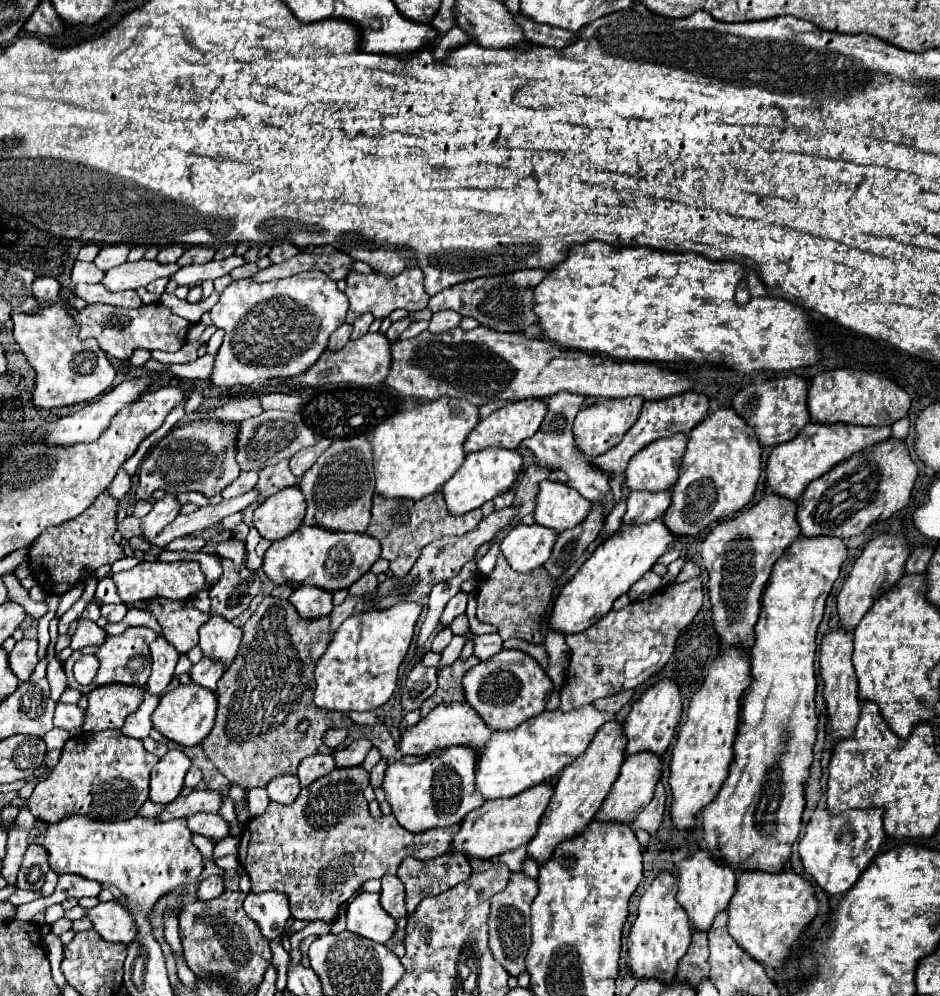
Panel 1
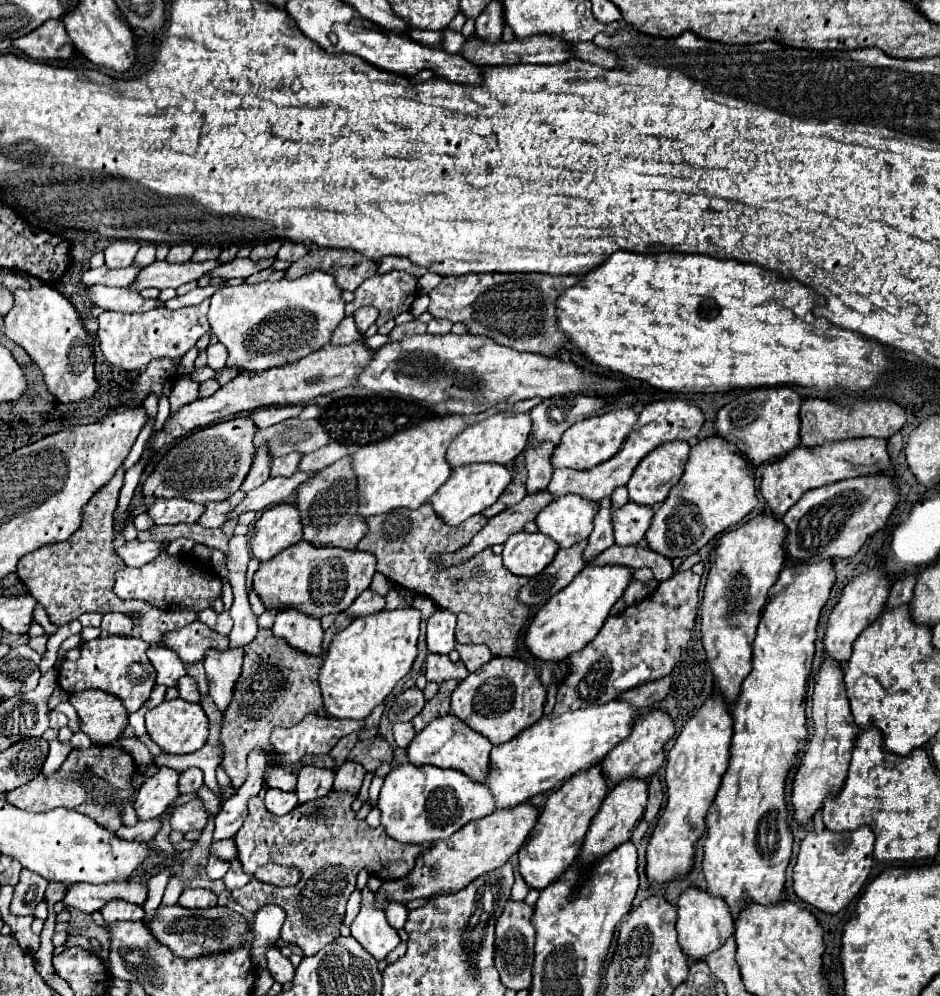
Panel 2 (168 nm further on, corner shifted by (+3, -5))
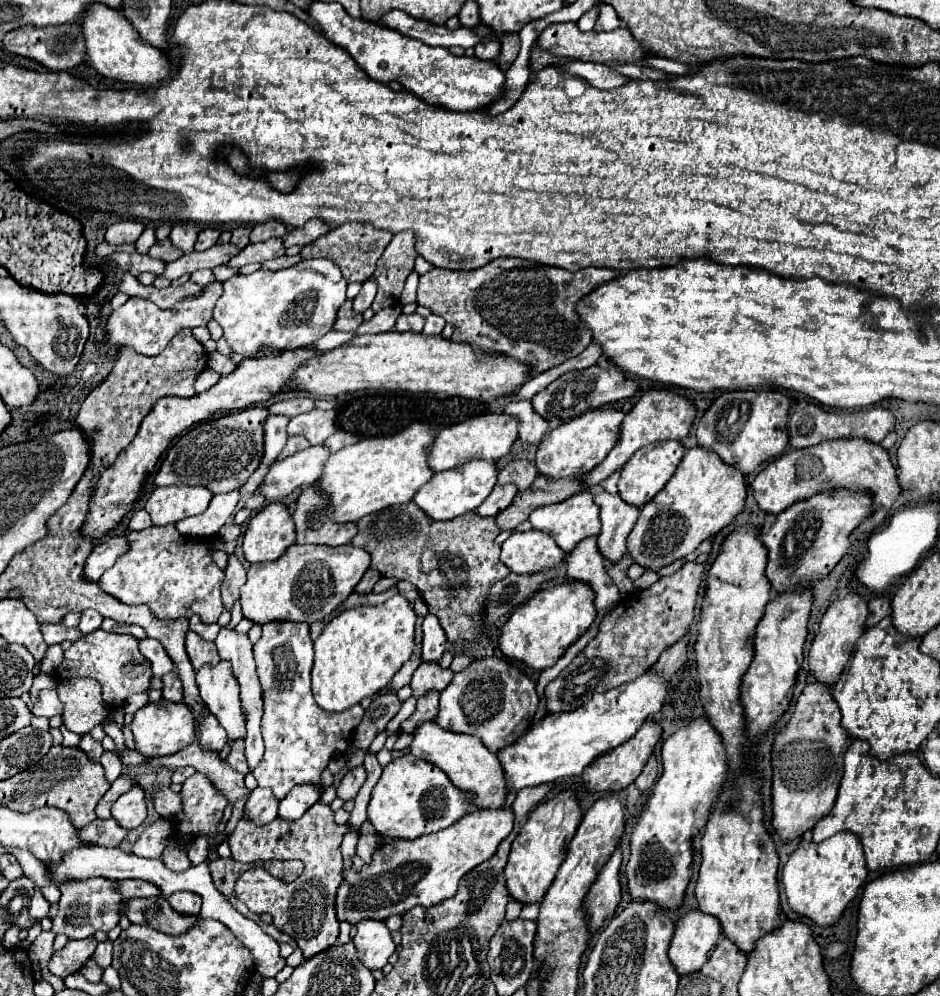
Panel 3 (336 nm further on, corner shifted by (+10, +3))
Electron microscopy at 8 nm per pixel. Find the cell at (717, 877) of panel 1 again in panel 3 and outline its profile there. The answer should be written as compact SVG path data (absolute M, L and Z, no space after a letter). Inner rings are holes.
M699 910L687 912L671 940L669 960L679 976L699 972L709 960L709 954L717 948L721 940L721 926L717 918L703 914Z

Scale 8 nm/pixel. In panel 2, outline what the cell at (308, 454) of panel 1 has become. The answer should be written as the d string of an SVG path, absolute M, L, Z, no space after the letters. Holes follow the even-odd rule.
M332 442L332 444L324 446L324 448L316 450L316 452L310 452L310 454L306 454L306 456L302 456L298 470L300 470L300 472L318 472L318 470L322 470L322 468L334 464L336 460L340 460L340 458L346 456L346 454L348 454L348 450L346 450L342 444Z

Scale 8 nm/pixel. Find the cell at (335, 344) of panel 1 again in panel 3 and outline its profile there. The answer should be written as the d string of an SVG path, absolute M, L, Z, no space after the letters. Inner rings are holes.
M347 300L341 308L339 308L339 314L337 314L337 322L335 322L335 330L341 330L341 332L355 332L359 328L359 324L363 322L363 316L353 312L351 308L351 300Z

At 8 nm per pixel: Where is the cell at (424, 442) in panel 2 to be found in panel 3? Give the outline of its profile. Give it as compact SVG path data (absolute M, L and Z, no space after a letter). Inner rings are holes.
M415 422L399 434L387 438L365 438L353 446L345 446L337 454L331 454L317 480L317 490L329 498L333 506L333 522L357 522L371 512L409 502L433 476L427 464L427 452L431 450L433 440L435 428Z

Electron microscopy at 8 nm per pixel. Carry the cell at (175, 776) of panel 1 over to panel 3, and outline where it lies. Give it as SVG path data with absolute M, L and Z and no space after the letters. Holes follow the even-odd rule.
M141 786L131 788L119 800L111 806L111 816L117 820L119 826L131 830L143 824L147 818L147 806L145 806L145 790Z

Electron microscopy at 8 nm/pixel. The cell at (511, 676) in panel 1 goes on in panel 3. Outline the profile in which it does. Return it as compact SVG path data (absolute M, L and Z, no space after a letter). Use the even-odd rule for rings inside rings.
M501 658L473 660L463 672L455 674L439 698L441 702L435 722L451 732L477 736L491 752L499 752L501 748L521 738L521 734L527 732L539 704L535 684L523 672ZM523 694L529 694L531 698L529 708L521 706Z

